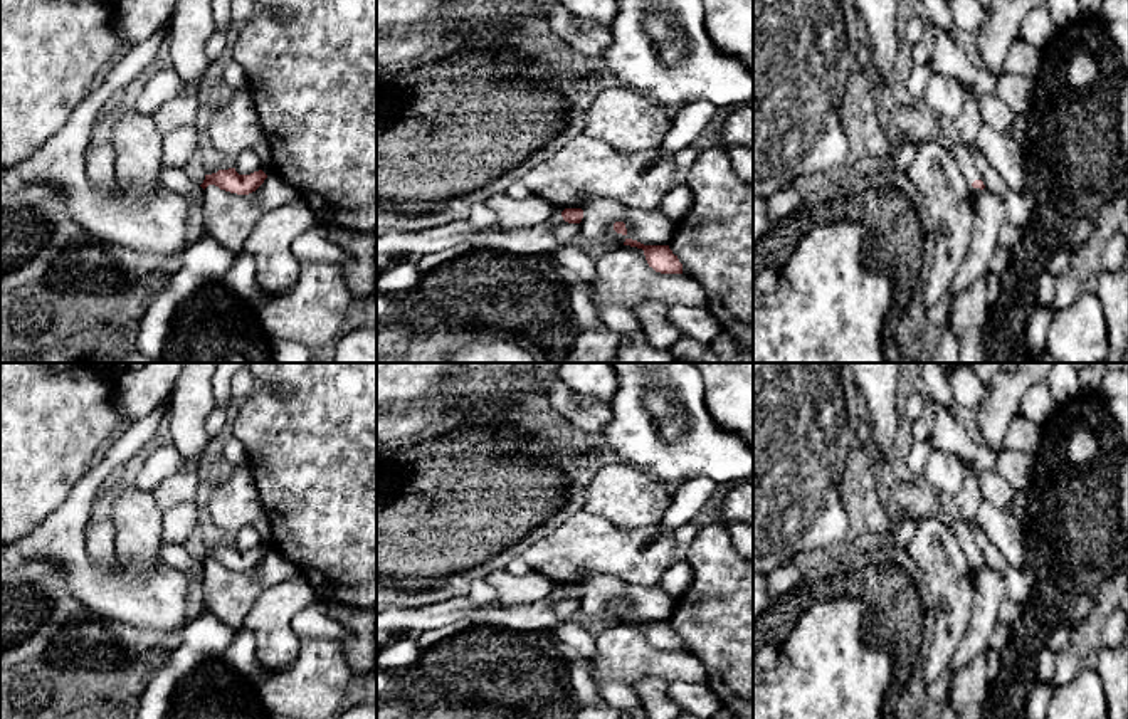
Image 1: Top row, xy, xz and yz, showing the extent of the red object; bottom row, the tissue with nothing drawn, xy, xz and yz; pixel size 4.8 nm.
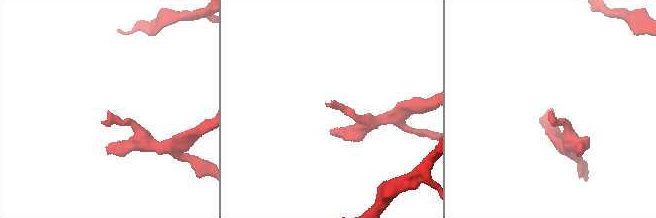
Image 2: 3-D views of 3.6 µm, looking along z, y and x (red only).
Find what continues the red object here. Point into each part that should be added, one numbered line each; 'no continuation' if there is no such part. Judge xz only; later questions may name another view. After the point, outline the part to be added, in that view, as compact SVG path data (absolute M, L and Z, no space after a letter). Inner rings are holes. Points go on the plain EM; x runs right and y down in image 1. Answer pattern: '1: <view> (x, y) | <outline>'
no continuation

